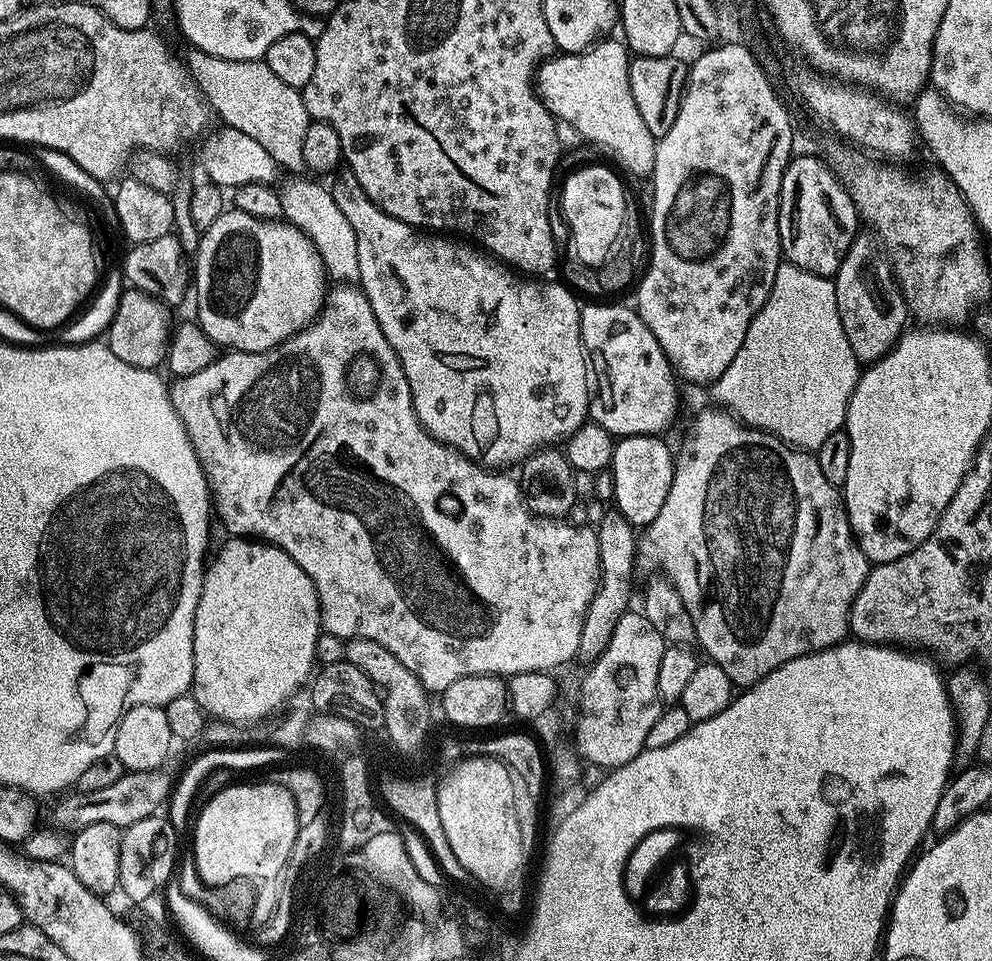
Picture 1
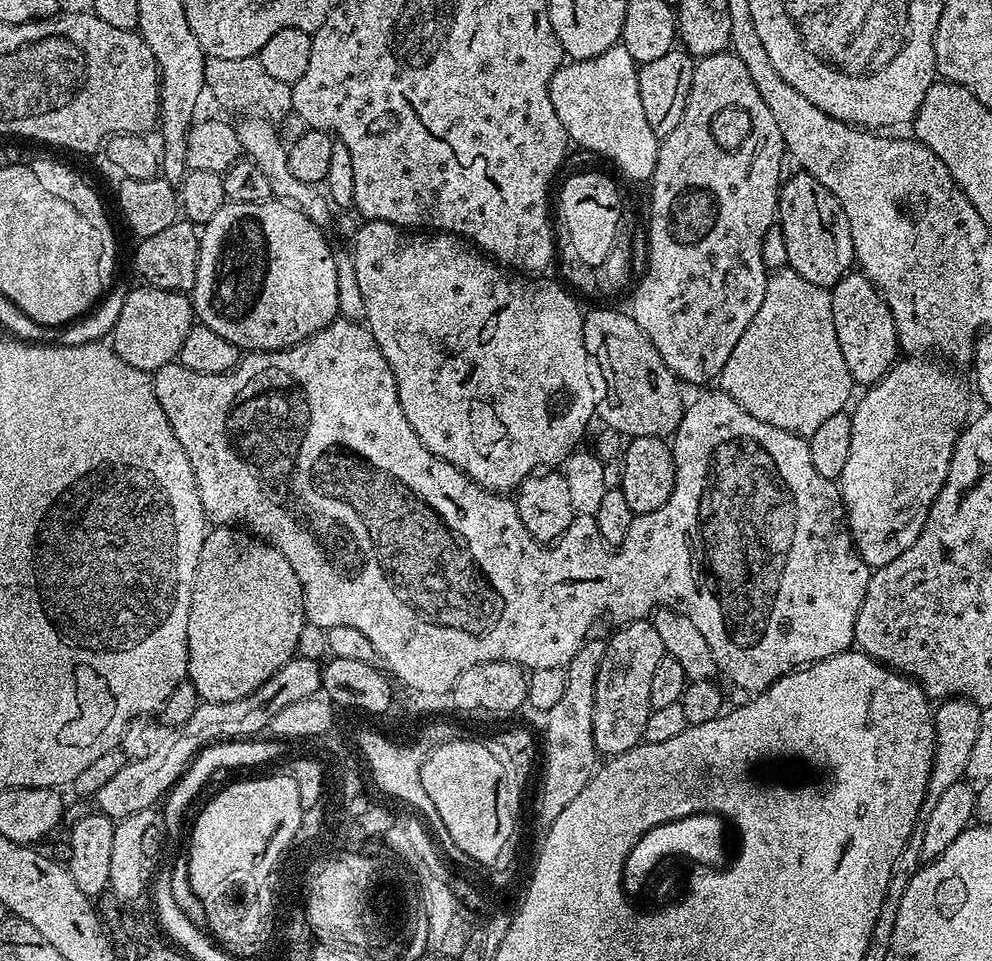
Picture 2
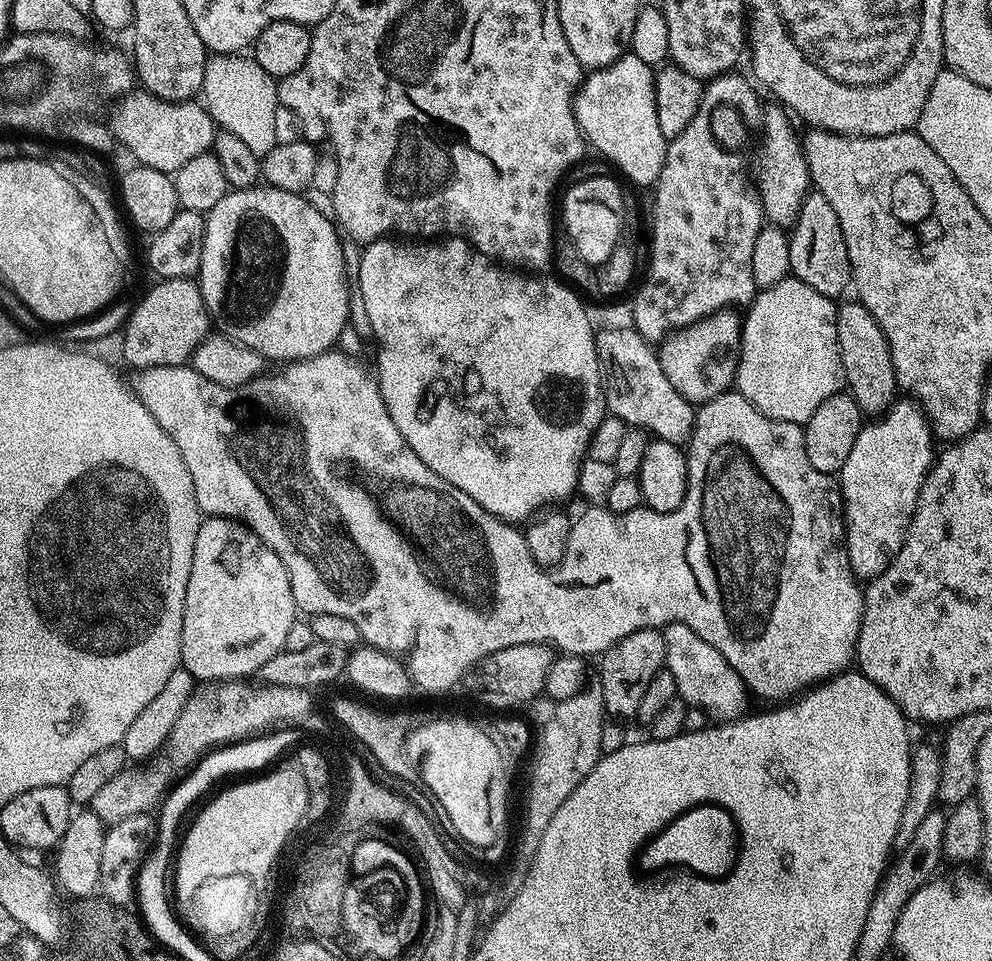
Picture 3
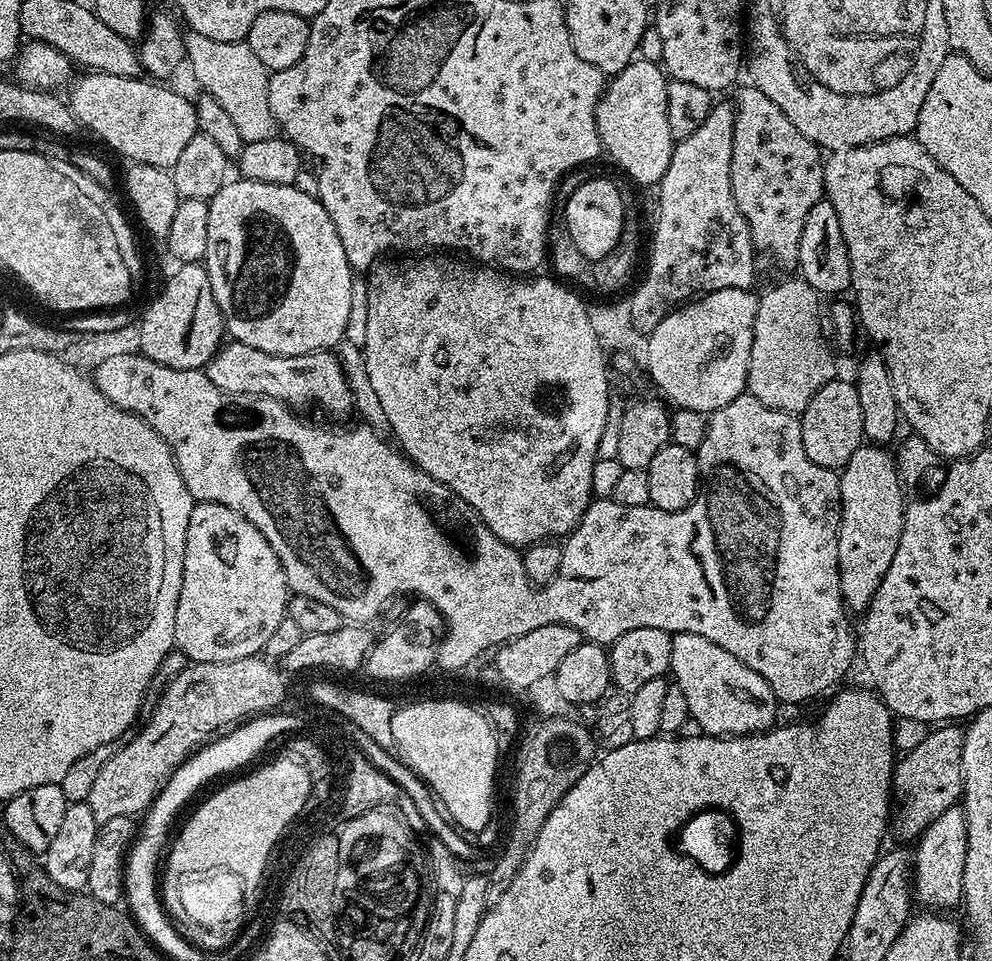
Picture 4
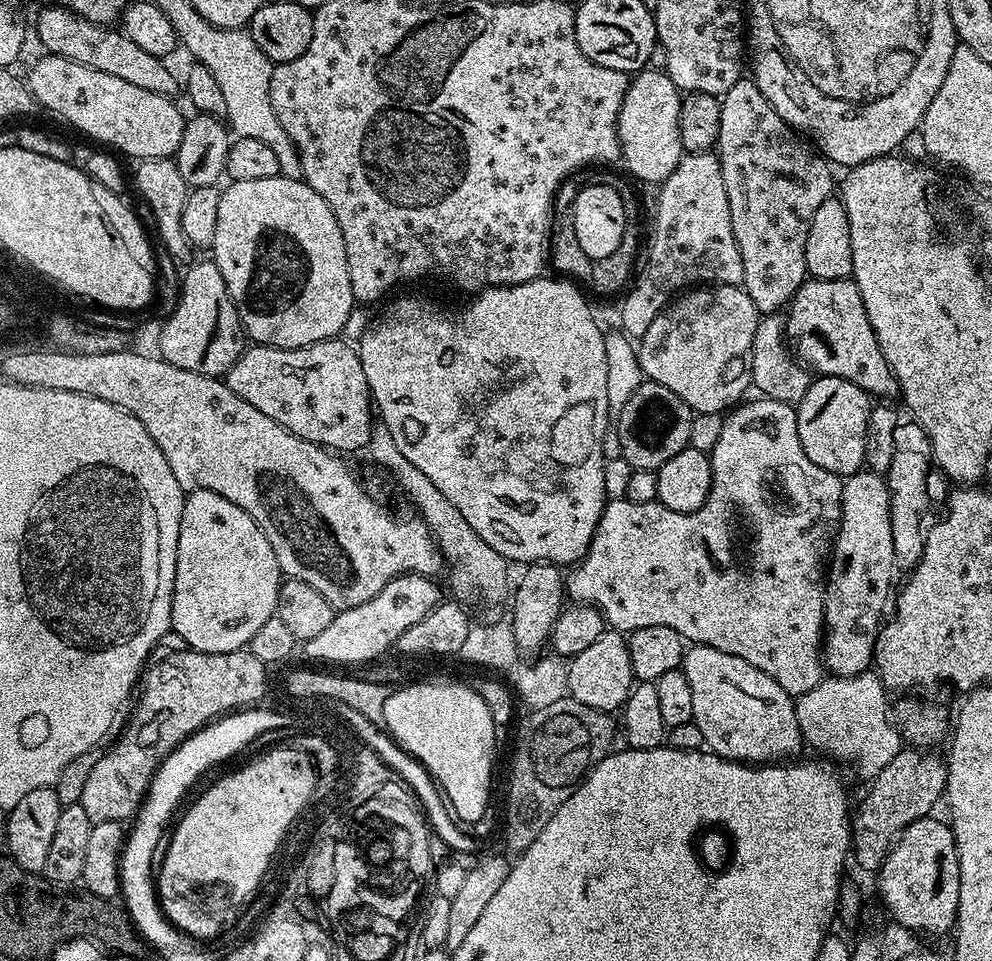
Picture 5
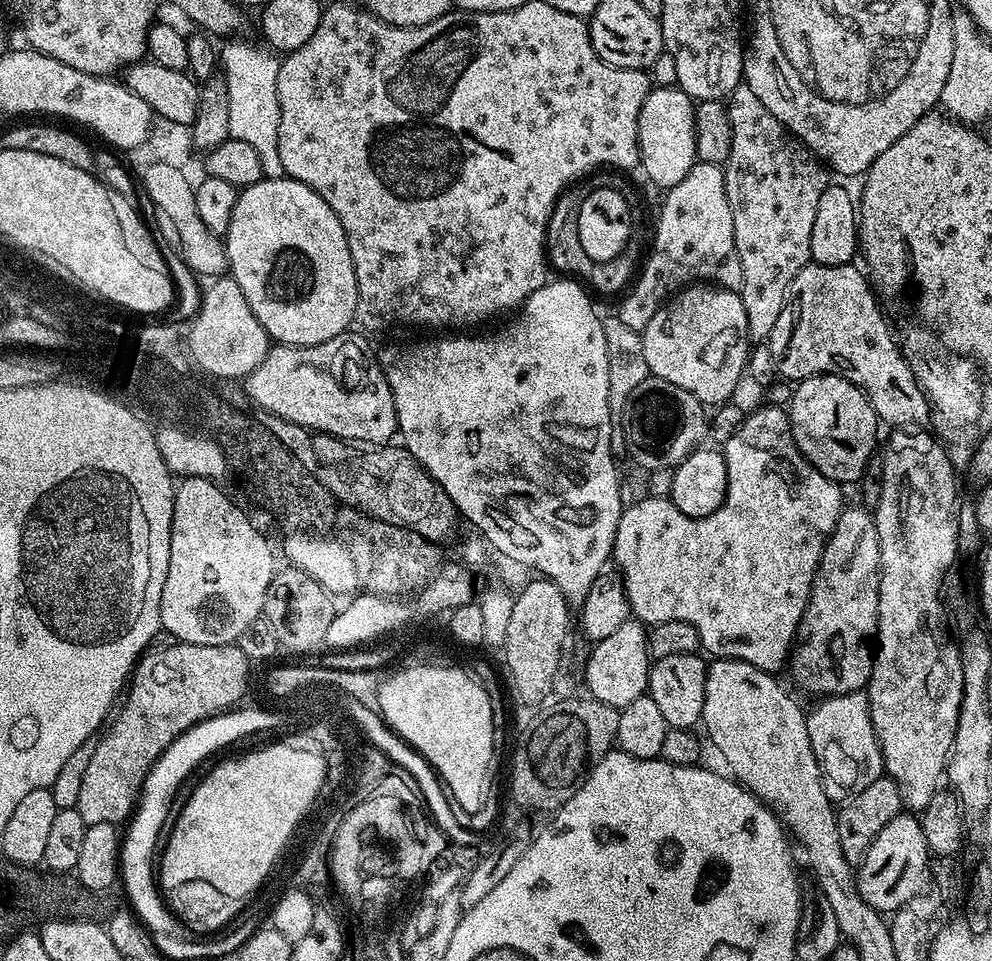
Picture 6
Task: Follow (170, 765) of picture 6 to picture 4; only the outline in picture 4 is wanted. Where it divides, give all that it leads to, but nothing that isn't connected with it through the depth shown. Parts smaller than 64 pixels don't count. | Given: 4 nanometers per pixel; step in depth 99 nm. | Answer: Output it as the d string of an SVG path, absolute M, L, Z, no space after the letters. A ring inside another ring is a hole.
M265 714L249 718L240 727L231 729L227 734L217 736L215 740L198 749L186 763L181 764L180 769L170 777L163 790L156 795L155 802L149 806L147 812L143 813L138 835L124 865L124 890L126 904L131 915L153 944L156 945L162 938L166 944L166 940L172 938L172 935L178 931L177 925L170 919L162 903L161 893L158 891L158 873L162 868L162 857L169 847L170 837L174 832L172 823L175 822L176 815L183 810L184 803L203 784L210 783L215 776L220 776L223 772L237 771L236 773L239 773L241 770L247 769L249 767L247 764L259 752L261 755L267 749L270 738L275 736L277 732L284 732L283 727L291 727L291 723L291 721L286 720L271 720Z

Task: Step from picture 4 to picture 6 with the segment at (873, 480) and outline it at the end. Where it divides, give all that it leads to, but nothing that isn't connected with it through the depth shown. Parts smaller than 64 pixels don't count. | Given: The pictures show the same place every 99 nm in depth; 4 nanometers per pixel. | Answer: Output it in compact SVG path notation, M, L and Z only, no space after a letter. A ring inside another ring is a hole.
M845 507L841 512L834 530L828 535L824 542L824 553L820 556L820 565L816 571L816 577L810 590L808 605L804 611L804 616L800 620L800 629L796 632L796 643L790 657L790 669L792 676L796 679L796 684L800 688L809 688L816 695L816 698L826 696L841 696L847 692L859 692L867 685L872 673L872 658L874 655L874 637L876 635L876 619L878 618L878 586L880 585L880 546L878 544L878 530L876 529L876 517L867 507L860 508Z

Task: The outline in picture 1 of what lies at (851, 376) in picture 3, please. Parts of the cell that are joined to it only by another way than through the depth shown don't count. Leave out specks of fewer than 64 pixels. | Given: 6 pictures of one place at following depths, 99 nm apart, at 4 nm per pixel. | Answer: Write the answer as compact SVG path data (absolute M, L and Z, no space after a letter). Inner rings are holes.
M857 231L850 250L842 258L842 266L834 277L838 318L842 318L842 330L846 330L846 342L850 342L850 350L854 350L857 360L861 362L879 360L885 352L890 351L904 335L904 323L910 319L900 285L895 282L884 284L893 279L894 272L886 263L881 241L875 231L867 231Z

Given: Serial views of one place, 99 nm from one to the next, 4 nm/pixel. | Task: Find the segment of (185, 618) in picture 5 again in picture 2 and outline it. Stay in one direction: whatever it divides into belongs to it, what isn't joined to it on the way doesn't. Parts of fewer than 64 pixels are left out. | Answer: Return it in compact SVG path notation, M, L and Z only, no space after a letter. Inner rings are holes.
M216 526L205 535L202 542L202 554L196 571L196 581L190 598L190 618L188 619L188 675L187 679L196 687L201 701L210 703L230 703L241 701L245 696L256 692L264 682L275 674L280 667L297 655L298 636L302 634L304 619L304 591L296 577L296 571L286 562L282 553L271 544L232 526Z

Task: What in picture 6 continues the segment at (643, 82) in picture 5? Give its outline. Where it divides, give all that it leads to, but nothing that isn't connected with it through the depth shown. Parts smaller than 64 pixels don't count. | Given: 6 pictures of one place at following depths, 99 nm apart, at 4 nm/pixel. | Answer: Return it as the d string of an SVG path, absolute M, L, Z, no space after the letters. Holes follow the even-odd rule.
M679 86L671 88L653 87L642 102L638 114L638 146L640 147L639 167L657 184L661 190L678 186L686 174L698 162L696 139L694 138L694 114L696 104L692 97Z

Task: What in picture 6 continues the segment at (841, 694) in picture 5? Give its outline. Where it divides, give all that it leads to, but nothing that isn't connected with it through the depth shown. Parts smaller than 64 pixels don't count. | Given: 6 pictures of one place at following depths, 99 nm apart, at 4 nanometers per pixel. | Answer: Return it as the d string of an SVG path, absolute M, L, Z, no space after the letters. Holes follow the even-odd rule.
M861 690L826 696L817 704L820 705L813 712L809 711L806 719L814 758L818 758L822 786L833 802L847 802L885 775L882 750L870 720L868 693Z

